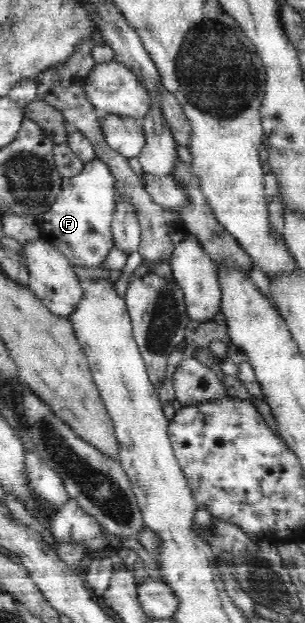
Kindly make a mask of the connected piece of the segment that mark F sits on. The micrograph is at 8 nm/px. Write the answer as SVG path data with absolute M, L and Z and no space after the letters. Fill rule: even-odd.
M95 156L77 175L64 179L61 195L47 213L35 219L40 238L63 252L71 264L99 268L114 247L111 230L112 213L117 200L114 185L115 178L109 166Z

